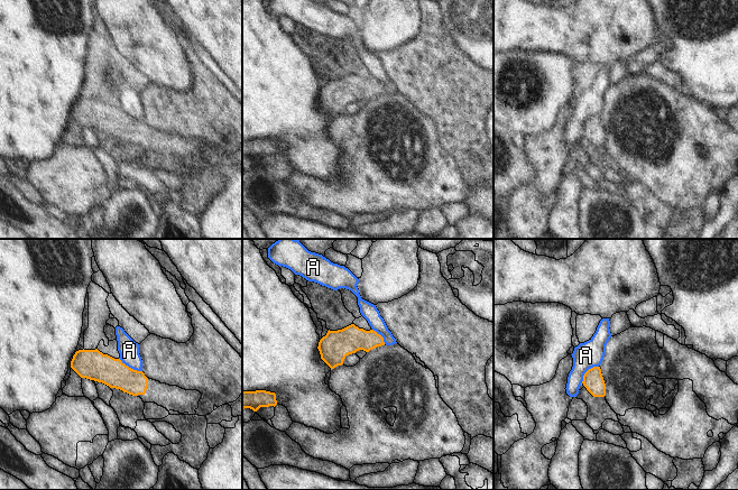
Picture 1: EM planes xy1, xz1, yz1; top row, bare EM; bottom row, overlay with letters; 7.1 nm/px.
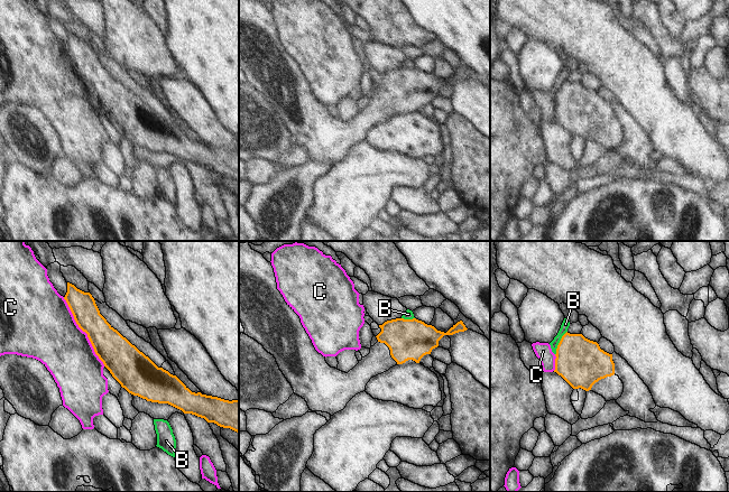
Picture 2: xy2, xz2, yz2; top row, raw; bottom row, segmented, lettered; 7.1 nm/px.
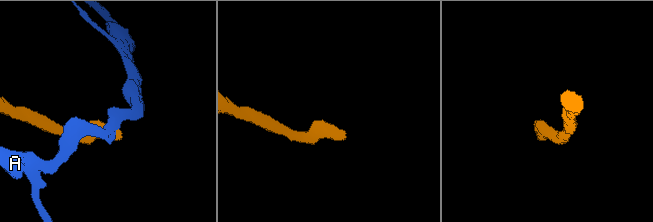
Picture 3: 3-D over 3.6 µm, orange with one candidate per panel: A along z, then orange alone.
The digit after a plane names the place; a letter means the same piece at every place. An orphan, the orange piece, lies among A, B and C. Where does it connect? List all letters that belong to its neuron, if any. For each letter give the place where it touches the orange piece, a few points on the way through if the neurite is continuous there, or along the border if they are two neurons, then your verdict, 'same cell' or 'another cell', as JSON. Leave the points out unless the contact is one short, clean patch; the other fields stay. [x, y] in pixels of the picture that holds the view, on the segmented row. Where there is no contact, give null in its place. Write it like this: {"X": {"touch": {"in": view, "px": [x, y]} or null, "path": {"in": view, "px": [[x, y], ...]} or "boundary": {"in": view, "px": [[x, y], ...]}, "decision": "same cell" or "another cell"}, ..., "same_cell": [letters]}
{"A": {"touch": {"in": "xy1", "px": [130, 368]}, "boundary": {"in": "xy1", "px": [[119, 358], [129, 367], [141, 371]]}, "decision": "another cell"}, "B": {"touch": {"in": "yz2", "px": [559, 343]}, "decision": "another cell"}, "C": {"touch": {"in": "xy2", "px": [84, 331]}, "decision": "another cell"}, "same_cell": []}

